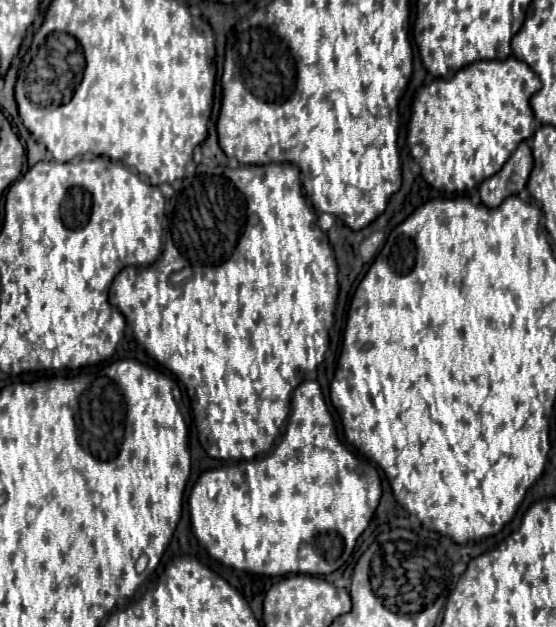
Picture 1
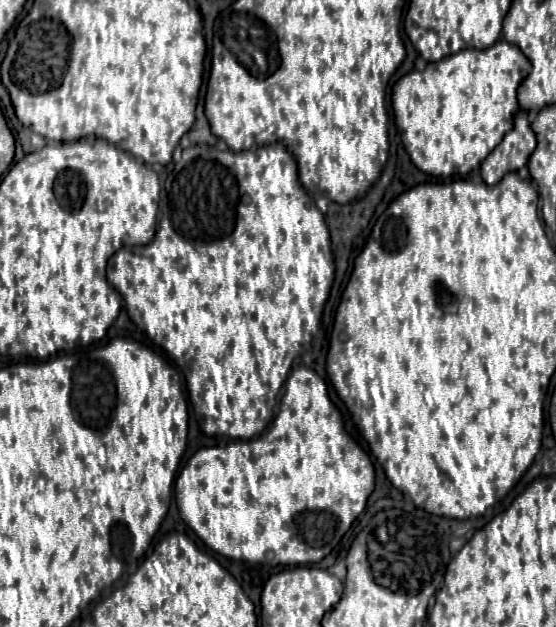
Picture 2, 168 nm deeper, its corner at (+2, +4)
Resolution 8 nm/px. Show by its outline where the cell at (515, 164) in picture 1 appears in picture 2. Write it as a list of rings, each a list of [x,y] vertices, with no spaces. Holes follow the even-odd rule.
[[[517,110],[513,116],[513,128],[481,164],[483,180],[493,186],[503,174],[523,168],[535,150],[535,140],[535,132],[527,120],[527,110]]]

